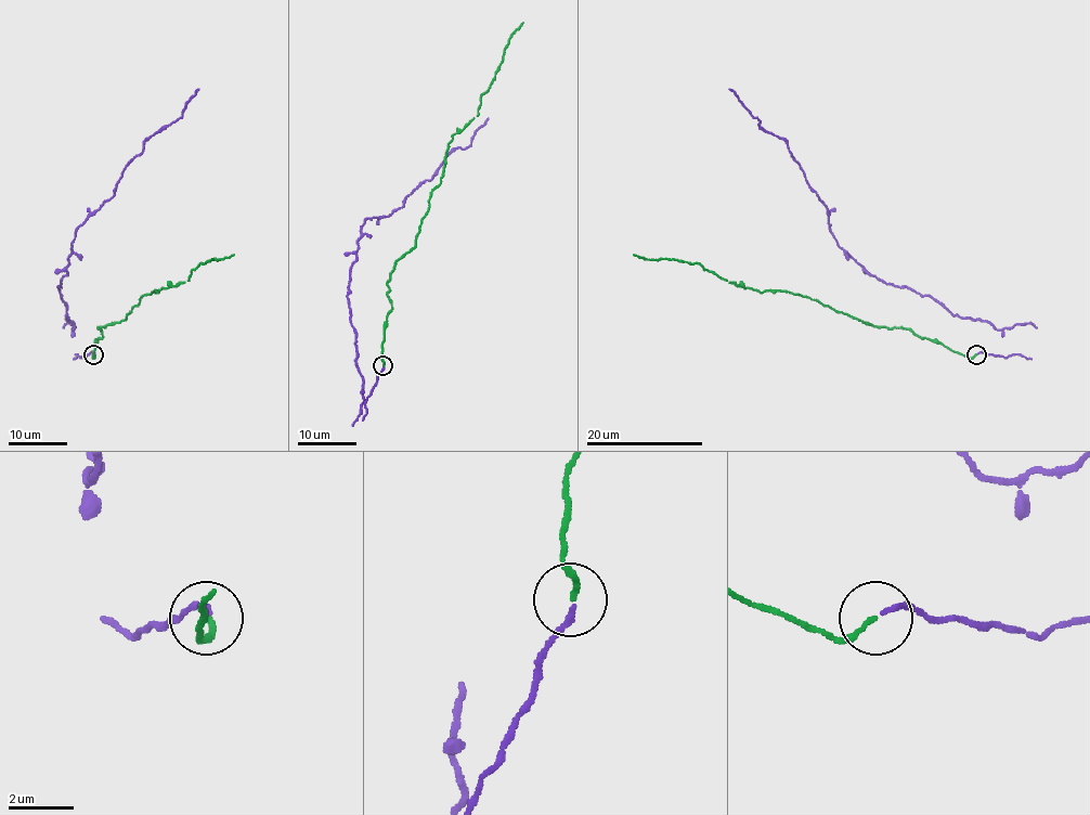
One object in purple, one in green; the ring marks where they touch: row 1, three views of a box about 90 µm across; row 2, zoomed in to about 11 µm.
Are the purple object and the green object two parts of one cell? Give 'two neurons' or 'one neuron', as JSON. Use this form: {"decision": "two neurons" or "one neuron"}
{"decision": "one neuron"}

